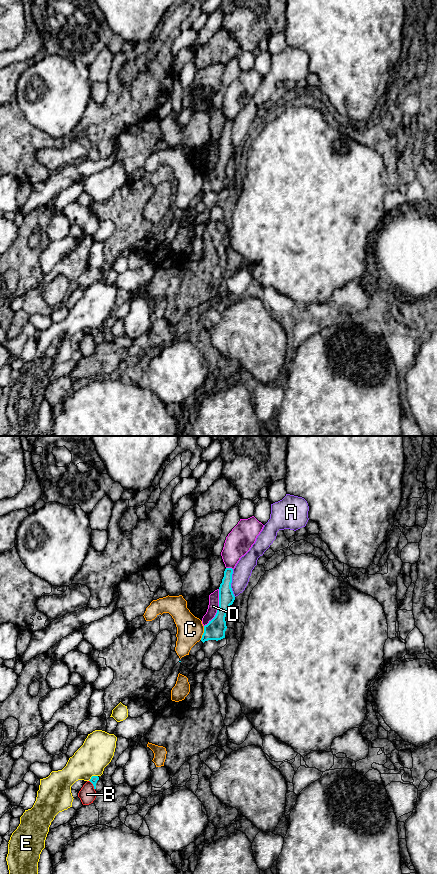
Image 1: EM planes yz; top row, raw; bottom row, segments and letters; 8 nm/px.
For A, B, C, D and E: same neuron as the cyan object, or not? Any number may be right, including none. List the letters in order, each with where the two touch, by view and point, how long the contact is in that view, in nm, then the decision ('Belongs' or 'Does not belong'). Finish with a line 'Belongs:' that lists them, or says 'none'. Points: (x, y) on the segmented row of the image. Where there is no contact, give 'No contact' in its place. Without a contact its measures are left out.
A: Touches cyan at yz (231, 582). Shared border 220 nm. Does not belong
B: Touches cyan at yz (93, 785). Shared border 90 nm. Does not belong
C: Touches cyan at yz (203, 633). Shared border 120 nm. Does not belong
D: Touches cyan at yz (218, 608). Shared border 320 nm. Does not belong
E: Touches cyan at yz (92, 776). Shared border 90 nm. Does not belong
Belongs: none

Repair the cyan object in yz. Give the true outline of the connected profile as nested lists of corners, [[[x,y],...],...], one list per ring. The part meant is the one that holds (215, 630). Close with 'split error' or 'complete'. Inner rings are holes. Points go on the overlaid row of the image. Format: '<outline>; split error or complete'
[[[232,568],[225,569],[224,577],[219,587],[219,608],[215,617],[204,626],[204,633],[201,638],[203,643],[208,640],[218,641],[225,638],[225,631],[227,629],[225,621],[226,613],[235,600],[231,588],[232,574]]]; complete

